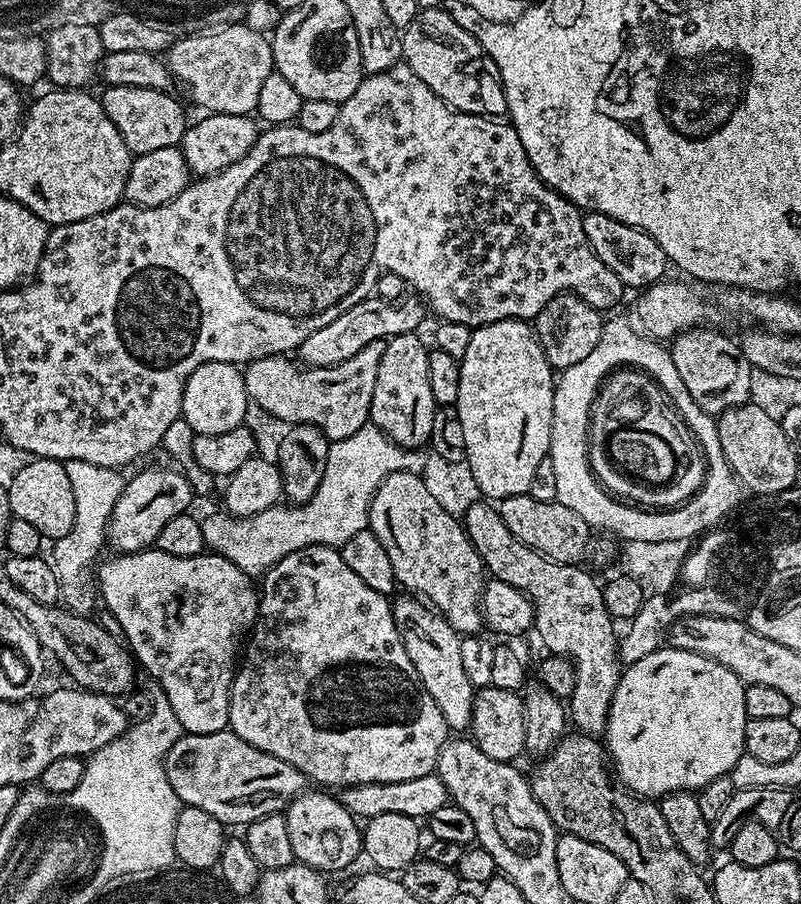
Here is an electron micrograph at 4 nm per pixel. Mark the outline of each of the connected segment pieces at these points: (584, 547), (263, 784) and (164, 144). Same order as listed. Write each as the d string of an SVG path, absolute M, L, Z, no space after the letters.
M525 494L499 501L498 507L502 514L502 522L506 522L506 530L510 530L510 534L514 534L514 538L518 538L518 542L530 546L538 554L559 564L575 565L581 563L580 559L583 556L585 559L589 555L590 529L588 524L582 522L582 518L578 518L578 514L574 514L574 510L562 506L555 499L550 502L538 502L538 498Z
M231 730L214 734L182 734L178 742L170 746L164 759L164 769L181 805L206 810L206 814L214 814L214 818L218 818L226 826L247 826L263 816L275 812L283 813L288 803L306 788L306 778L298 769L290 766L290 762L282 762L282 758L274 758L274 754L266 754L250 746L250 742L238 738L238 734Z
M142 86L105 87L104 96L99 97L101 106L106 110L106 118L118 126L118 134L122 134L122 142L132 151L133 157L150 154L153 150L166 150L179 145L190 117L184 108L172 97L171 91L146 90Z

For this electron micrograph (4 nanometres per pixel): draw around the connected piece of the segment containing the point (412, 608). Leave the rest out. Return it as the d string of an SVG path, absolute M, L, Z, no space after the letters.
M415 594L400 595L391 601L391 606L398 634L406 646L406 654L410 654L410 662L414 662L418 678L422 678L422 686L426 686L426 694L430 694L438 710L442 710L442 718L446 718L448 729L456 734L463 733L460 732L463 728L465 731L472 726L474 689L462 667L461 633L456 632L454 626L450 626L450 622L446 622L446 618L421 597Z

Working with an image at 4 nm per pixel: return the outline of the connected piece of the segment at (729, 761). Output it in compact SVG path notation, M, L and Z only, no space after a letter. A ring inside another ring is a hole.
M663 646L654 650L653 653L647 654L633 665L625 667L620 673L620 681L616 687L616 697L612 699L612 705L608 711L608 721L602 733L602 743L610 757L611 767L618 777L619 783L629 788L637 796L645 798L659 798L669 796L672 792L691 792L704 788L714 778L729 775L738 762L738 758L745 755L744 735L746 734L746 722L749 720L746 714L746 702L744 701L745 684L741 682L726 666L722 666L716 660L706 658L702 654L694 654L690 650Z

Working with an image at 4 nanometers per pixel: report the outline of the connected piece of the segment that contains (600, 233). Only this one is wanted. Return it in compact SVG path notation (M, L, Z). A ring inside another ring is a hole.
M585 211L583 217L582 230L586 230L586 242L590 242L590 250L594 250L594 254L598 254L598 258L606 262L606 266L610 266L610 270L614 270L614 274L618 274L618 278L629 289L643 290L665 279L667 272L664 271L670 268L670 261L662 246L658 246L650 234L634 226L626 226L601 212Z

